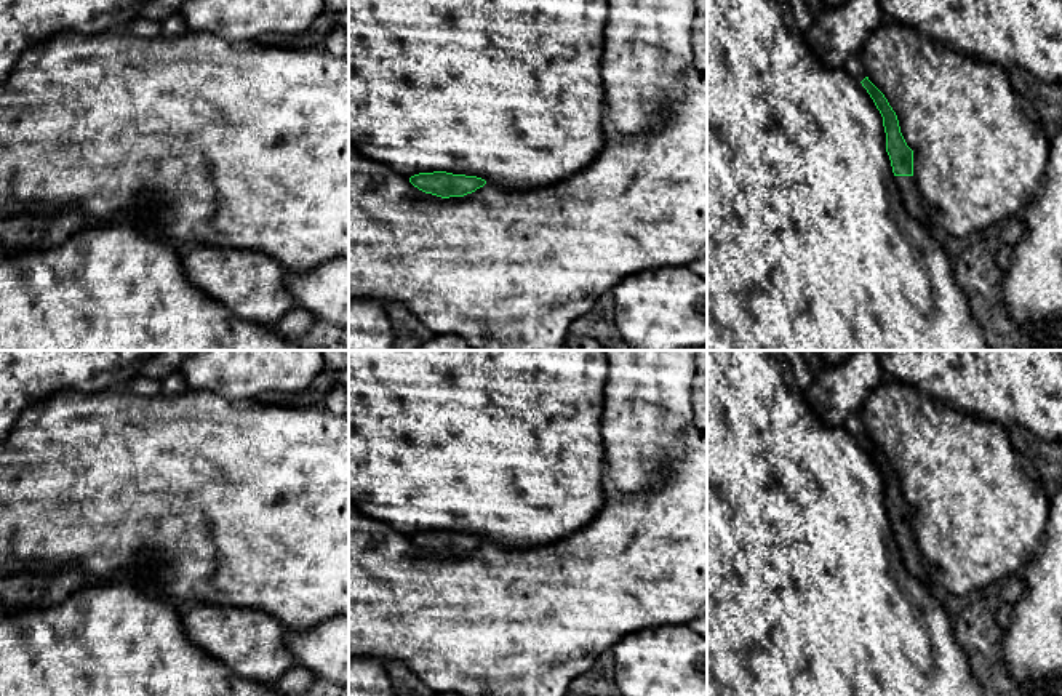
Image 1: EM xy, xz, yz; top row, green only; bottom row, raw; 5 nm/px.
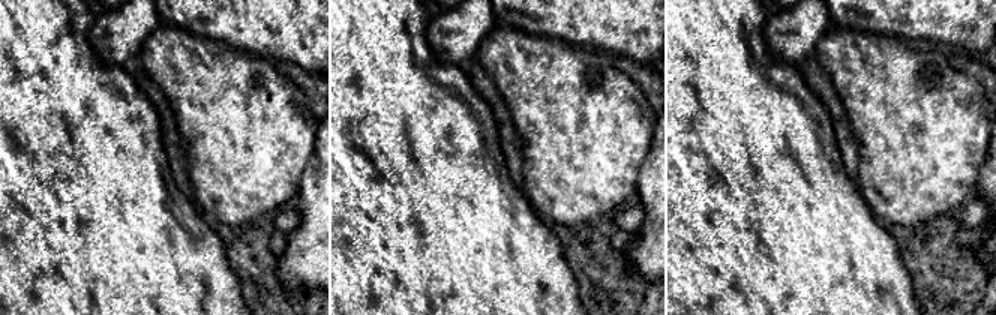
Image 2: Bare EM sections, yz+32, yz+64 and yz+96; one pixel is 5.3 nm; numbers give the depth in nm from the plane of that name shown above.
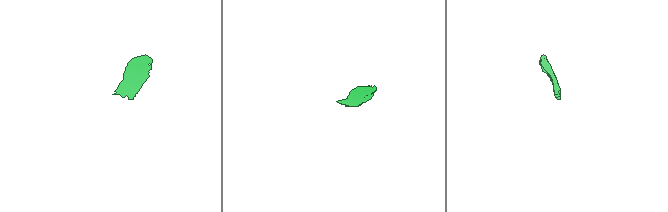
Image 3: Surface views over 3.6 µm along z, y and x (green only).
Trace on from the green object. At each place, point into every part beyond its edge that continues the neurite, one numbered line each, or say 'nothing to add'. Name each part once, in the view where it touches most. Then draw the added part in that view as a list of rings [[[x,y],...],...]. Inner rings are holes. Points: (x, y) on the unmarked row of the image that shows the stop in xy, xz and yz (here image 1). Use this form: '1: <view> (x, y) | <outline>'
1: yz (907, 544) | [[[894,534],[894,536],[907,570],[928,587],[932,582],[932,579],[921,560],[915,534]]]

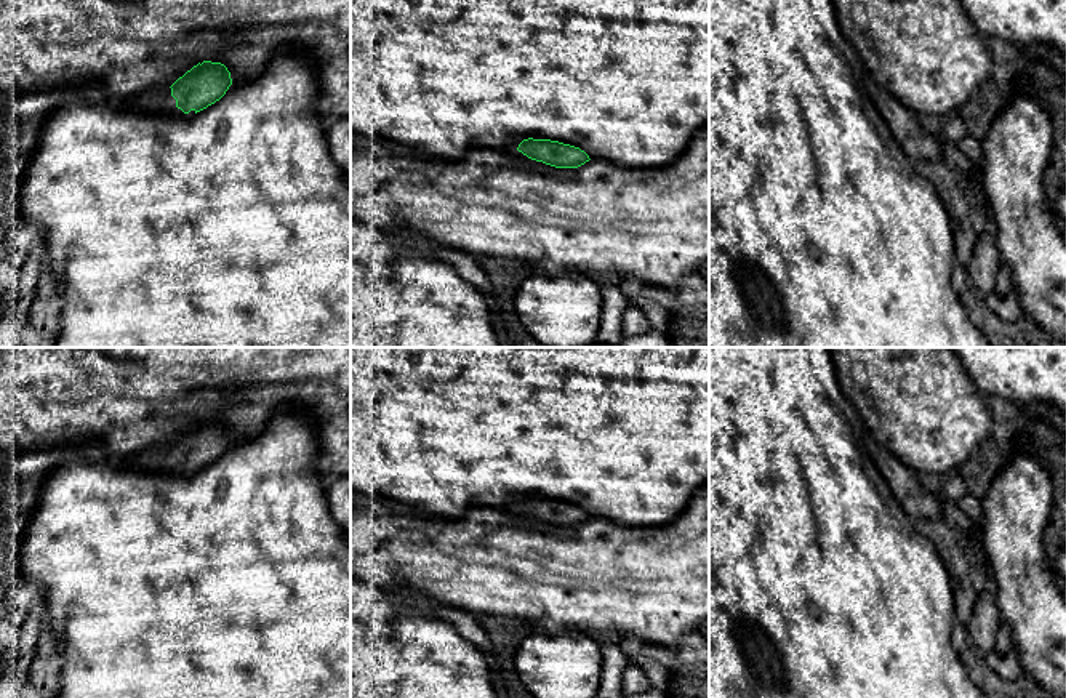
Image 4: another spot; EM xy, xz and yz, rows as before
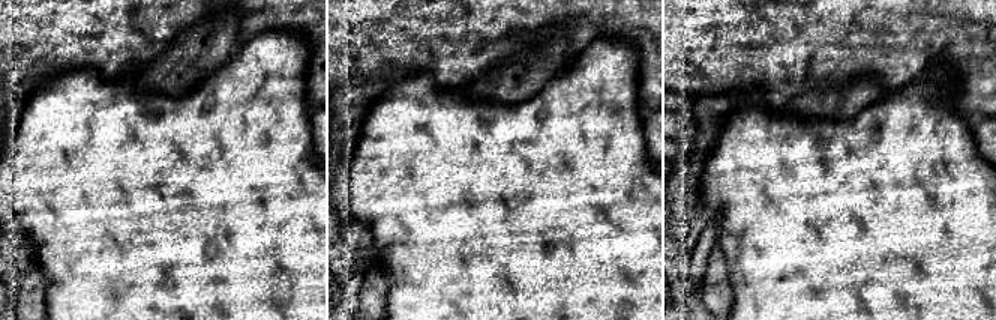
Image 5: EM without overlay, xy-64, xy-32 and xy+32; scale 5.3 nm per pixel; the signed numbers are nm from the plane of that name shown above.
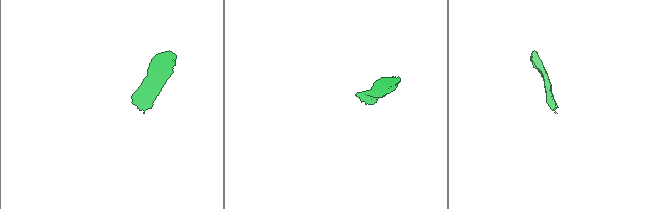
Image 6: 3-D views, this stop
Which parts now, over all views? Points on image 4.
1: xy (157, 458) | [[[165,443],[149,447],[139,455],[133,456],[130,459],[130,466],[149,472],[166,472],[178,475],[195,474],[195,469],[184,472],[181,467],[178,467],[176,458],[171,455],[171,447]]]

